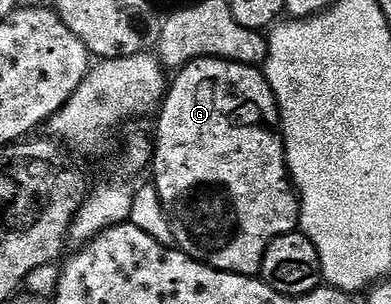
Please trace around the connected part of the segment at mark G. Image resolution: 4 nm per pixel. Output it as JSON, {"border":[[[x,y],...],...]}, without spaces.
{"border":[[[199,57],[196,61],[184,66],[175,74],[176,79],[171,80],[167,88],[166,96],[159,106],[160,127],[154,135],[154,156],[150,166],[150,173],[156,176],[156,190],[158,197],[176,197],[176,193],[184,193],[188,185],[196,185],[196,181],[224,181],[232,193],[236,193],[236,205],[240,205],[240,237],[216,257],[216,269],[223,273],[237,273],[243,277],[256,277],[260,272],[260,264],[264,258],[264,253],[270,247],[270,243],[276,237],[281,237],[287,233],[297,232],[300,224],[300,211],[298,208],[298,194],[288,176],[288,164],[284,158],[284,139],[281,133],[280,110],[276,108],[276,96],[272,94],[272,88],[267,77],[255,65],[244,65],[241,61],[223,61],[220,57]]]}

